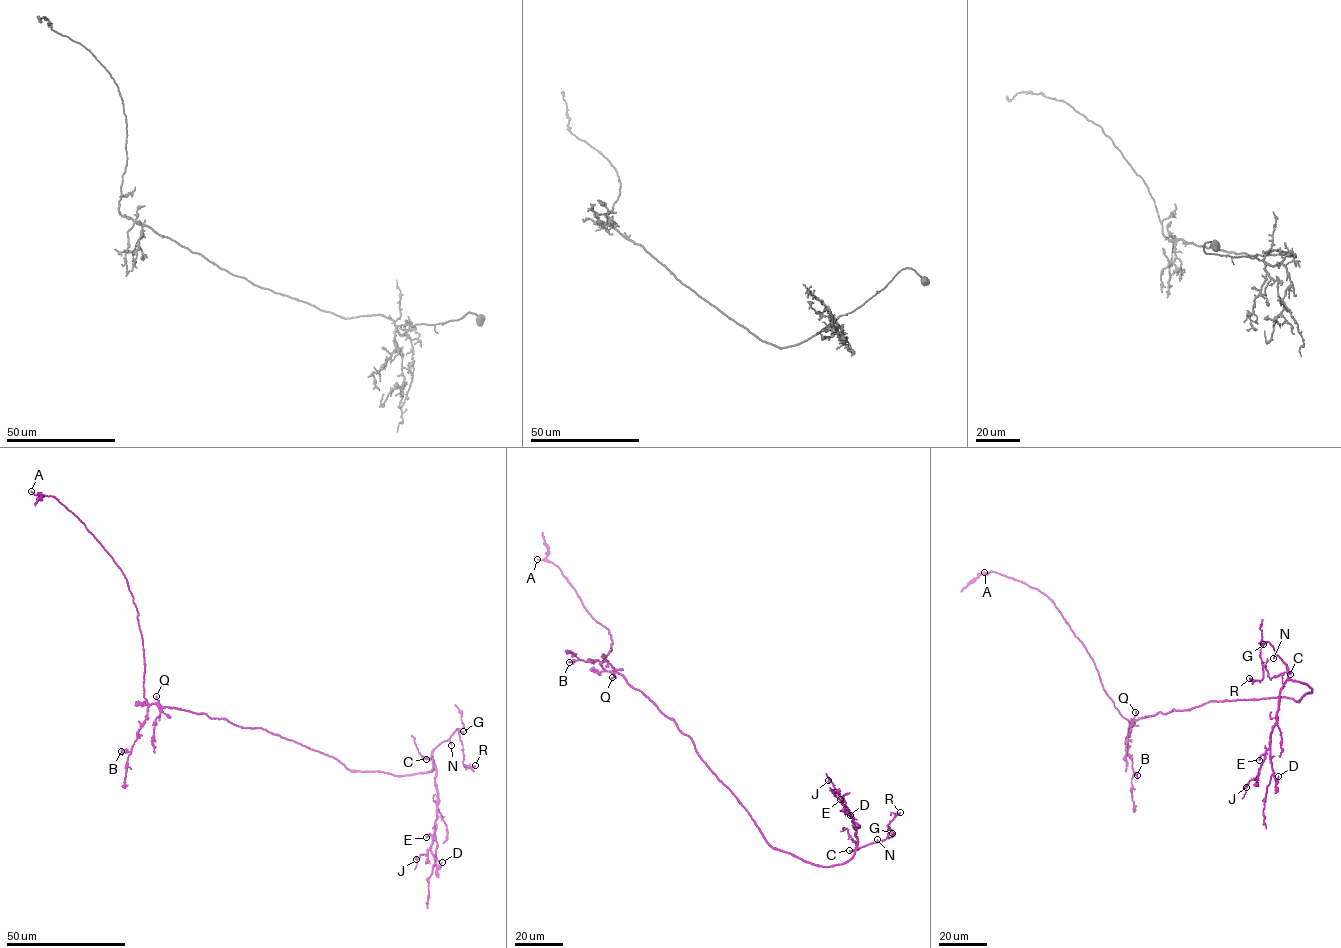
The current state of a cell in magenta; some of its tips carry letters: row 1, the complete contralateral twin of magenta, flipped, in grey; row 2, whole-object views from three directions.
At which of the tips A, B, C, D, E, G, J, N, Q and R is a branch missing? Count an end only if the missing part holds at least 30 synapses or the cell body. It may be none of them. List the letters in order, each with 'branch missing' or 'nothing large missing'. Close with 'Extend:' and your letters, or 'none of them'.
A: nothing large missing
B: nothing large missing
C: nothing large missing
D: nothing large missing
E: nothing large missing
G: nothing large missing
J: nothing large missing
N: branch missing
Q: nothing large missing
R: nothing large missing
Extend: N

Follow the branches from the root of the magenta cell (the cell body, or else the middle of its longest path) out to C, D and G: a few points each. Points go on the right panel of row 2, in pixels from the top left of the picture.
C: (1188, 710), (1215, 700), (1283, 696), (1298, 701), (1312, 690), (1307, 685), (1292, 680), (1290, 674)
D: (1188, 710), (1215, 700), (1298, 701), (1309, 686), (1287, 680), (1280, 691), (1270, 738), (1277, 784), (1278, 776)
G: (1188, 710), (1215, 700), (1283, 696), (1298, 701), (1311, 692), (1288, 676), (1273, 647), (1263, 644)

